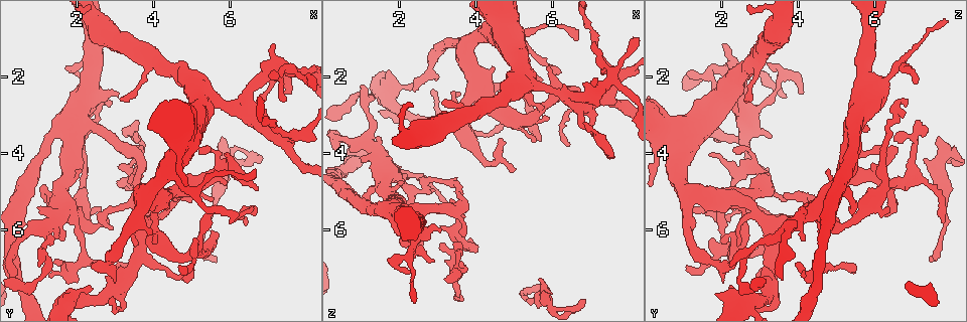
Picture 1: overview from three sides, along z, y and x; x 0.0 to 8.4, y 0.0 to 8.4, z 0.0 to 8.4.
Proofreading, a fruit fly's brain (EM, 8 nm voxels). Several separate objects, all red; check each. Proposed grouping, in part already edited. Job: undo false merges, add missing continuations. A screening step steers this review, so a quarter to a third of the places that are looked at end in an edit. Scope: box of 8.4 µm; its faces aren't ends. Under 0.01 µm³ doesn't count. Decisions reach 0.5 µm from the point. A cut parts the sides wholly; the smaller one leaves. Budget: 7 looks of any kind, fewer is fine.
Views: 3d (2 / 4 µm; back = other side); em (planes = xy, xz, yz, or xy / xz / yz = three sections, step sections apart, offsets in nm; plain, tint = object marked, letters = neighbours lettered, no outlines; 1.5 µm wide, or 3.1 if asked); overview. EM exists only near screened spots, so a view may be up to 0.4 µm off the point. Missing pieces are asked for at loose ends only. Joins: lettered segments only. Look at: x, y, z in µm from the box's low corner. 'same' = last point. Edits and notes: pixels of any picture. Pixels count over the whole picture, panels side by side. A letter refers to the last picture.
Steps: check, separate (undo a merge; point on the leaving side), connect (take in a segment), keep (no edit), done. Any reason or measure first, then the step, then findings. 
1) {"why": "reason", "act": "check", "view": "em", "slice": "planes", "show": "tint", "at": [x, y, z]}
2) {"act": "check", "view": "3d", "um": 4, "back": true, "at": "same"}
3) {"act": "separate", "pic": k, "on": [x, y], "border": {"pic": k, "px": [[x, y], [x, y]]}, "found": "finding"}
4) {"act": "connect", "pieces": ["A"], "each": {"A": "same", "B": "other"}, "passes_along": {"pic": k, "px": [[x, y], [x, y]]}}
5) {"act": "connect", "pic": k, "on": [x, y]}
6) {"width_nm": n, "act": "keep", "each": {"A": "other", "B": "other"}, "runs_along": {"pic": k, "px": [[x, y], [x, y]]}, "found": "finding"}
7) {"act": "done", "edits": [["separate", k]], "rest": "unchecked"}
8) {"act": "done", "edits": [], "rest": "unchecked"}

{"why": "tapers out", "act": "check", "view": "3d", "um": 2, "at": [3.15, 2.65, 2.60]}

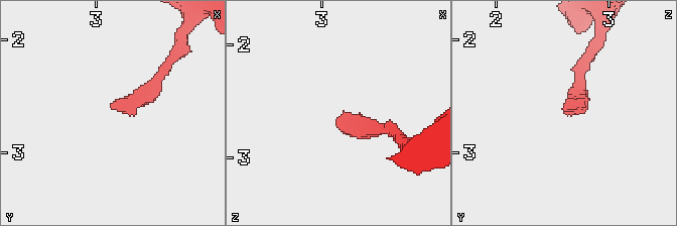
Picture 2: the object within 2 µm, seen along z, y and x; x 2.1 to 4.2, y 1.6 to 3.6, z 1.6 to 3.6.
{"act": "check", "view": "em", "slice": "xz", "step": 4, "show": "letters", "at": [3.20, 2.60, 2.62]}

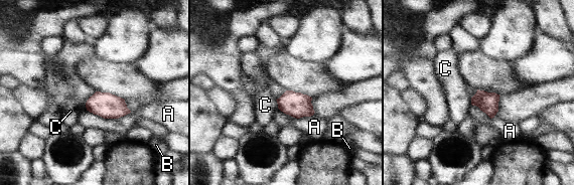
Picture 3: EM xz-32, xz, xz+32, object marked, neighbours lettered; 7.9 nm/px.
{"act": "keep", "each": {"A": "other", "B": "other", "C": "other"}, "border": {"pic": 3, "px": [[275, 100], [278, 108]]}, "found": "none of them fits"}

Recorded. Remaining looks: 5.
{"why": "touches itself", "act": "check", "view": "em", "slice": "planes", "show": "letters", "at": [1.15, 5.00, 5.15]}

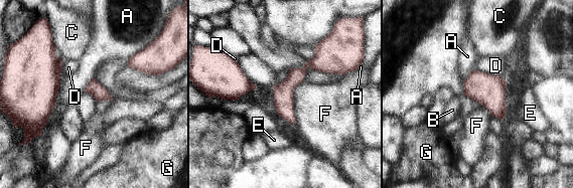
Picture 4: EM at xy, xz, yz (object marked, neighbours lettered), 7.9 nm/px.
{"act": "keep", "each": {"A": "other", "B": "other", "C": "other", "D": "other", "E": "other", "F": "other", "G": "other"}, "found": "one neuron here"}

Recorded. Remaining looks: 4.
{"why": "calibre changes", "act": "check", "view": "em", "slice": "planes", "show": "letters", "at": [3.55, 4.55, 6.00]}

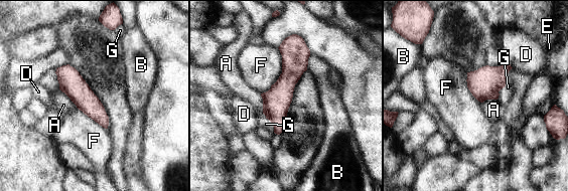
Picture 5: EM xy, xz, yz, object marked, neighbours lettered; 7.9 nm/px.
{"act": "keep", "each": {"A": "other", "B": "other", "D": "other", "E": "other", "F": "other", "G": "other"}, "border": {"pic": 5, "px": [[278, 47], [281, 73], [261, 93]]}, "found": "one neuron here"}

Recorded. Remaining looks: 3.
{"act": "done", "edits": [], "rest": "unchecked"}

